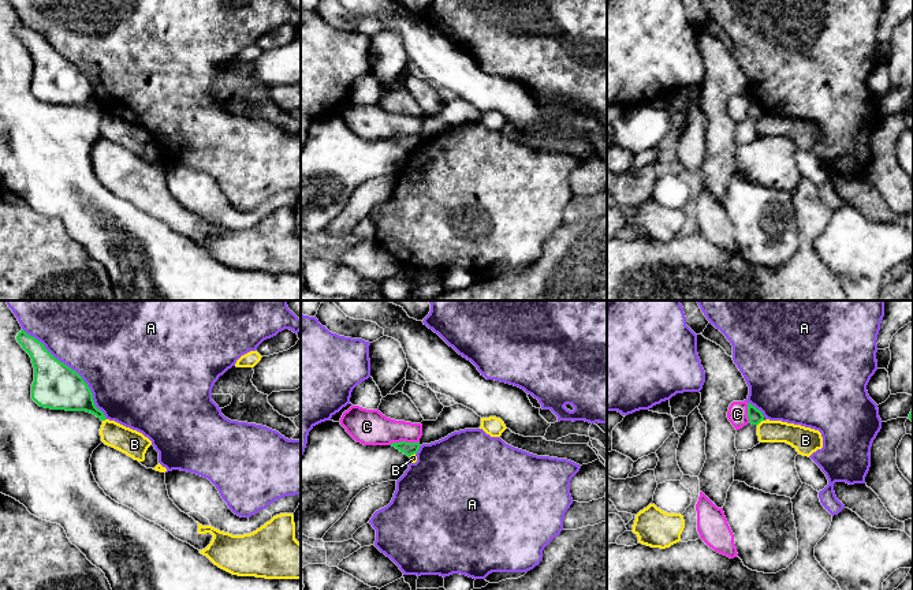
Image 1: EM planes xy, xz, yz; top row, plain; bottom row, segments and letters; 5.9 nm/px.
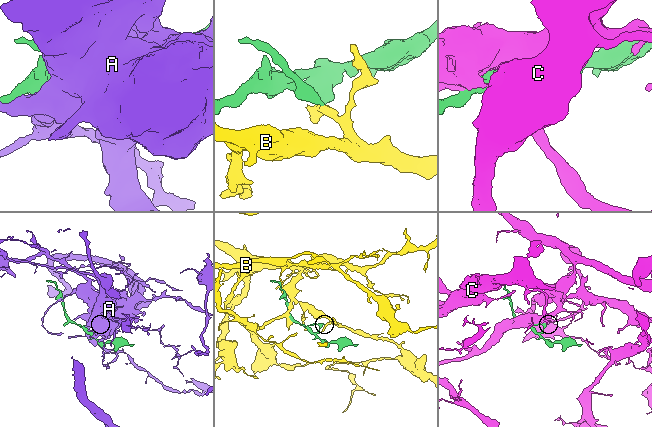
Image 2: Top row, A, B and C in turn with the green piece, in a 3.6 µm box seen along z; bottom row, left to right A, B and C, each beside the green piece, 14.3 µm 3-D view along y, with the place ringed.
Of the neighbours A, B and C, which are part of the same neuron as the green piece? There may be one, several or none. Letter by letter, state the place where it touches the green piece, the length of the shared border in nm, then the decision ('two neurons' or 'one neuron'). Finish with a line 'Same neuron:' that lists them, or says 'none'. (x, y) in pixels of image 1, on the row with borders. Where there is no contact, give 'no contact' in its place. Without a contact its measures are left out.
A: contact xy (71, 369); length 750 nm; two neurons
B: contact yz (760, 421); length 50 nm; two neurons
C: contact xz (402, 441); length 180 nm; two neurons
Same neuron: none

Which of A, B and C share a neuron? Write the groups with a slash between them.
A / B / C

